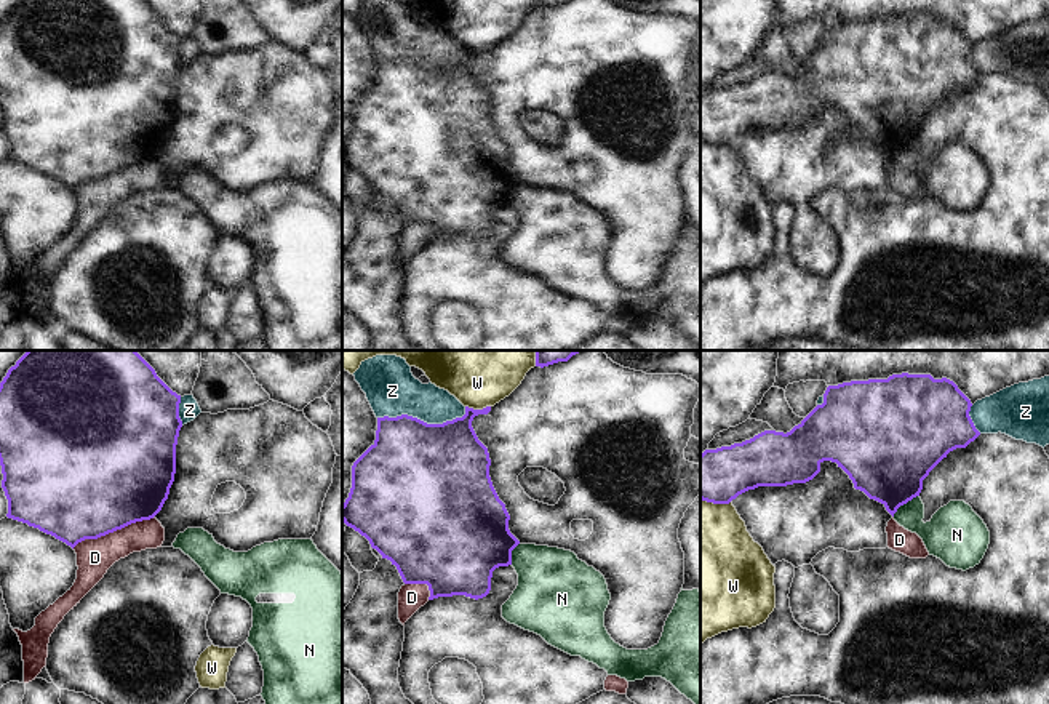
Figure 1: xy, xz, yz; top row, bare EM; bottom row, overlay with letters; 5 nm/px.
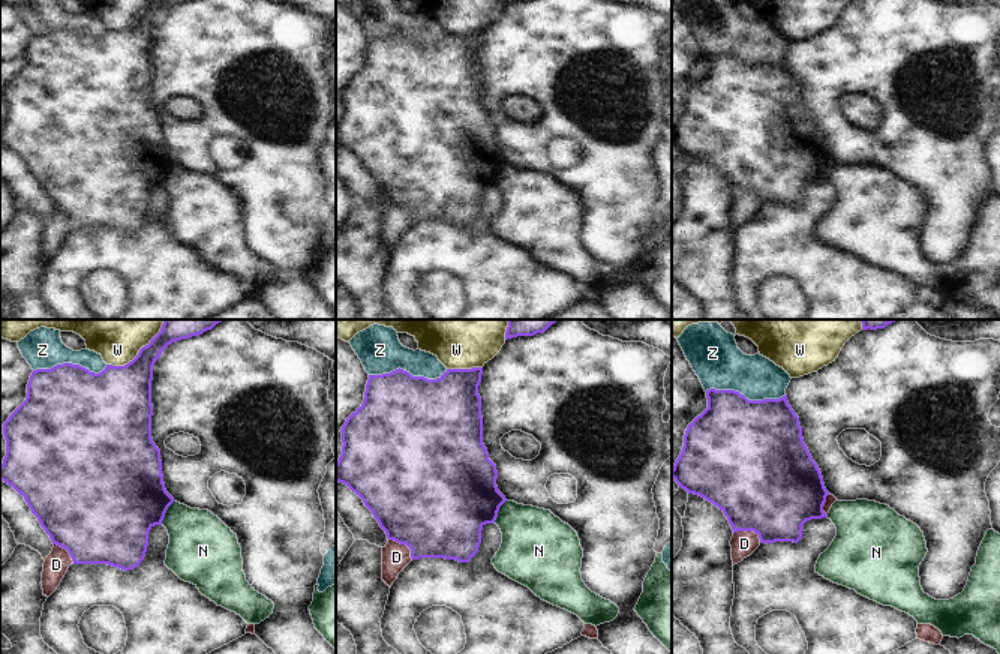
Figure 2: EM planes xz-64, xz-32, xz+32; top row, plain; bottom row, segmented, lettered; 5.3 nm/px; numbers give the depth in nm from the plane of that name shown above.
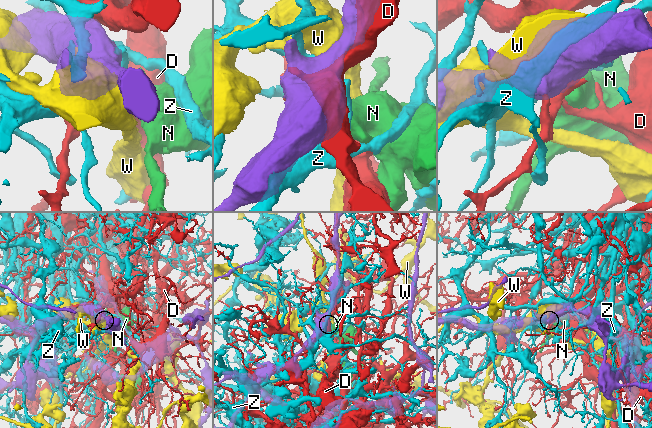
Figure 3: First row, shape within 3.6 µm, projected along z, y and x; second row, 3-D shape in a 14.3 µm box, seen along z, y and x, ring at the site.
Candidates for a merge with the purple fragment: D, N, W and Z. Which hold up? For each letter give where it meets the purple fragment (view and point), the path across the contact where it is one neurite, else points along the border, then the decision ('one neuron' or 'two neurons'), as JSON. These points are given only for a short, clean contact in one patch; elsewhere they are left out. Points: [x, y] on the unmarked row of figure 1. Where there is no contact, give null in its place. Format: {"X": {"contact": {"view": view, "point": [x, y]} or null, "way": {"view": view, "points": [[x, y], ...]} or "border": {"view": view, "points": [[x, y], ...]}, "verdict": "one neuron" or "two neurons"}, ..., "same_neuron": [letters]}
{"D": {"contact": {"view": "xy", "point": [112, 173]}, "verdict": "two neurons"}, "N": {"contact": {"view": "yz", "point": [904, 144]}, "border": {"view": "yz", "points": [[918, 136], [904, 144], [893, 157]]}, "verdict": "two neurons"}, "W": {"contact": {"view": "xz", "point": [478, 52]}, "verdict": "two neurons"}, "Z": {"contact": {"view": "xz", "point": [424, 64]}, "verdict": "two neurons"}, "same_neuron": []}

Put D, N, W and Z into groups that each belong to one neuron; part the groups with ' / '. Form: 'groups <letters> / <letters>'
groups D / N / W / Z

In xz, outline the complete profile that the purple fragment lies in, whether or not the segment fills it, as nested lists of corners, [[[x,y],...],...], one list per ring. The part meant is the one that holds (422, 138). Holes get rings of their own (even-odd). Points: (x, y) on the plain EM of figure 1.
[[[491,48],[473,51],[443,66],[427,66],[401,56],[377,59],[374,85],[352,107],[352,130],[342,146],[342,163],[365,178],[382,200],[397,208],[405,226],[427,226],[429,242],[465,237],[483,240],[491,232],[493,213],[512,206],[512,192],[520,182],[510,174],[510,157],[489,118],[489,94],[478,82],[472,62]]]

